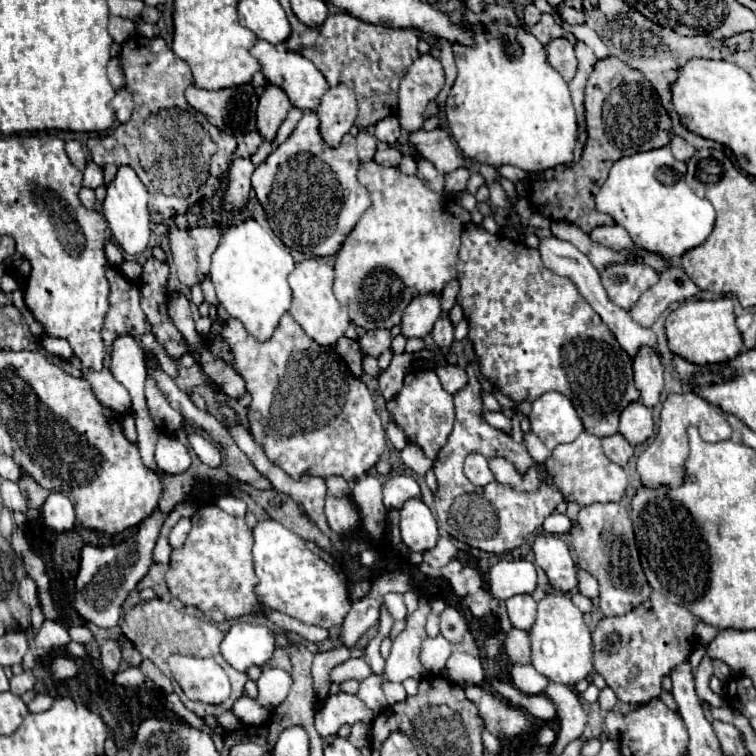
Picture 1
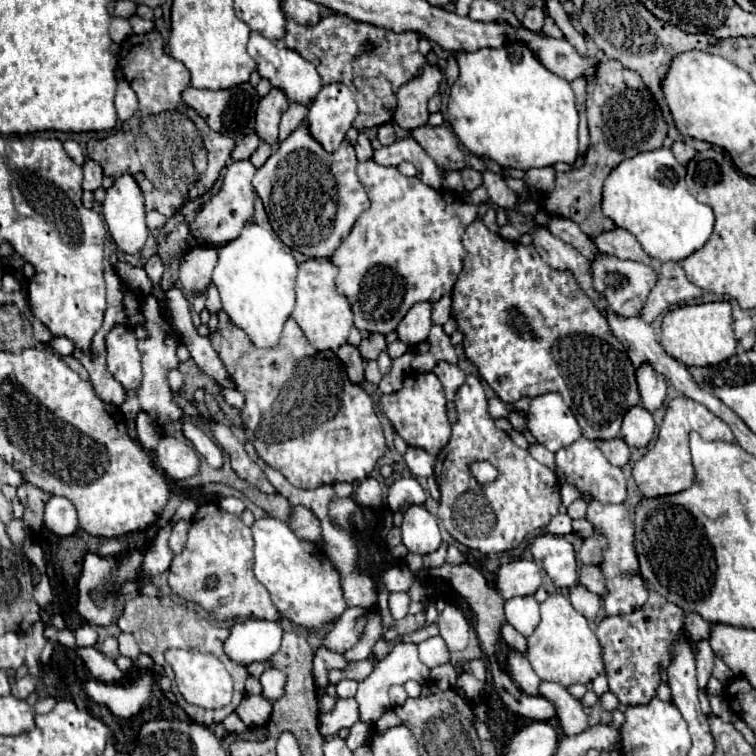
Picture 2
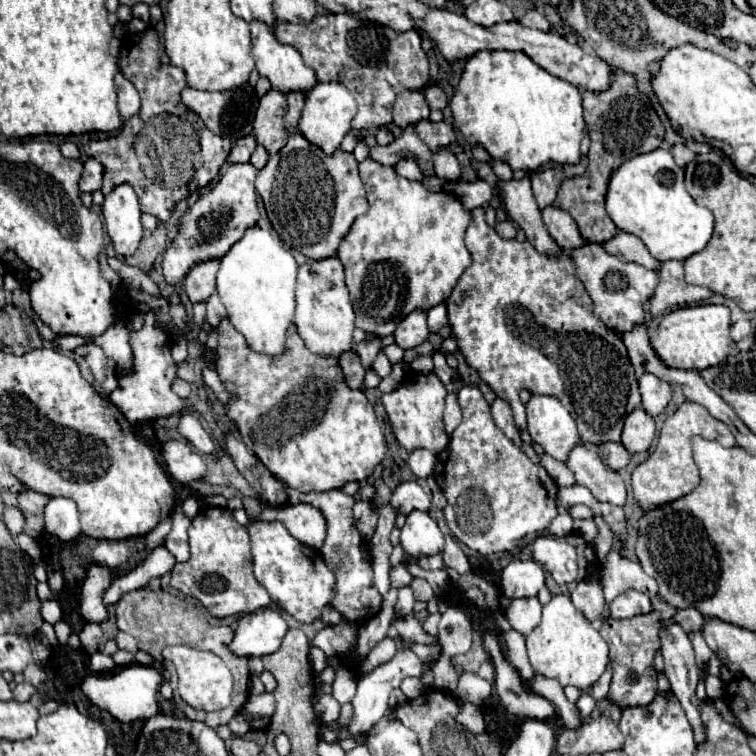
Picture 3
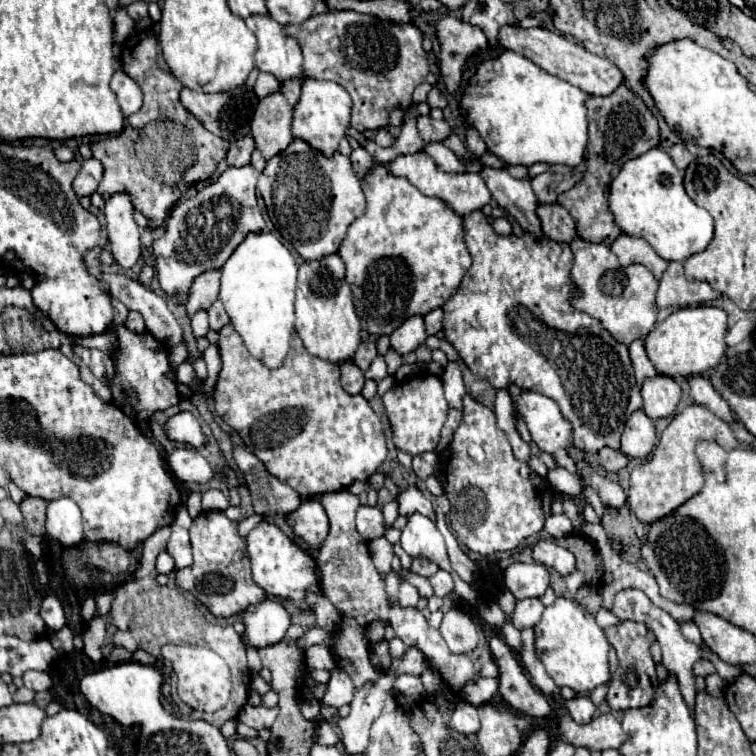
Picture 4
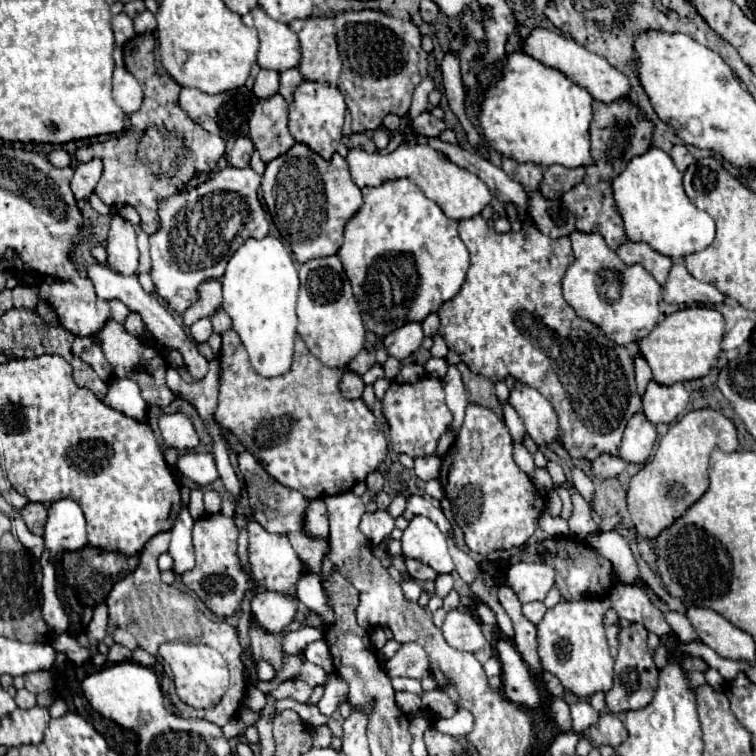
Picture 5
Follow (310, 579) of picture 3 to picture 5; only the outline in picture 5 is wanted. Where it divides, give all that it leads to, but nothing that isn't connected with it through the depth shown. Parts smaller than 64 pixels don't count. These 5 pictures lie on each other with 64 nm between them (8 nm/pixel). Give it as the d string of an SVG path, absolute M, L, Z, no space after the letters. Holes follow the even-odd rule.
M256 520L248 522L248 532L250 532L250 542L248 542L248 560L250 560L250 570L254 576L254 582L270 592L278 594L296 594L296 584L298 580L306 574L306 566L298 558L296 550L290 546L288 538L284 534L274 534L268 532L264 526L260 526Z

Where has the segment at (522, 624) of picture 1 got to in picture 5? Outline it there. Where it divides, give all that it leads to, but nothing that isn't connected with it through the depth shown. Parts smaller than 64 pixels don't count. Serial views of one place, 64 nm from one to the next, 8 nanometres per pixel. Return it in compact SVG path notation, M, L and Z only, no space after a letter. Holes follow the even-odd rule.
M528 602L528 604L522 604L522 614L532 622L532 624L538 624L542 620L546 612L546 606L542 602Z

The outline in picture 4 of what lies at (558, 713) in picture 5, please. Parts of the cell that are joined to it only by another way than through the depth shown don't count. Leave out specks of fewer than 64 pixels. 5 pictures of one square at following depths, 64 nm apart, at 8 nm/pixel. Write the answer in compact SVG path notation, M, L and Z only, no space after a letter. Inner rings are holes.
M564 706L558 708L560 712L560 738L574 748L582 746L592 750L606 750L606 748L620 748L626 740L626 734L620 722L612 714L600 714L588 724L576 724Z

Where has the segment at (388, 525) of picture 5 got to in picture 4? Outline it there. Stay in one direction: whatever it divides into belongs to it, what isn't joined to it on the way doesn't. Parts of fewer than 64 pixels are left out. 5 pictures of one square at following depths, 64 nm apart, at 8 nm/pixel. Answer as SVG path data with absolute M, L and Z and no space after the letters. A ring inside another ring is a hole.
M368 504L358 506L358 510L356 510L356 526L358 526L358 532L366 540L378 538L378 536L382 536L386 532L386 528L382 526L382 512L376 506L368 506Z

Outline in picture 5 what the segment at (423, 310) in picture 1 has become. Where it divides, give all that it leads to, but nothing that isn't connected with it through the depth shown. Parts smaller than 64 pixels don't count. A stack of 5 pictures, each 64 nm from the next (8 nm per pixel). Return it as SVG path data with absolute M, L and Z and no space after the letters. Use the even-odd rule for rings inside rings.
M408 322L402 328L398 328L396 332L388 334L384 338L386 350L390 356L404 360L408 358L424 340L424 332L422 332L422 324L420 322Z

